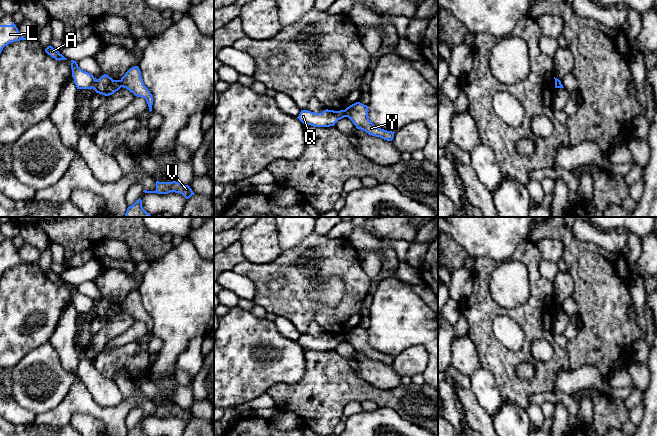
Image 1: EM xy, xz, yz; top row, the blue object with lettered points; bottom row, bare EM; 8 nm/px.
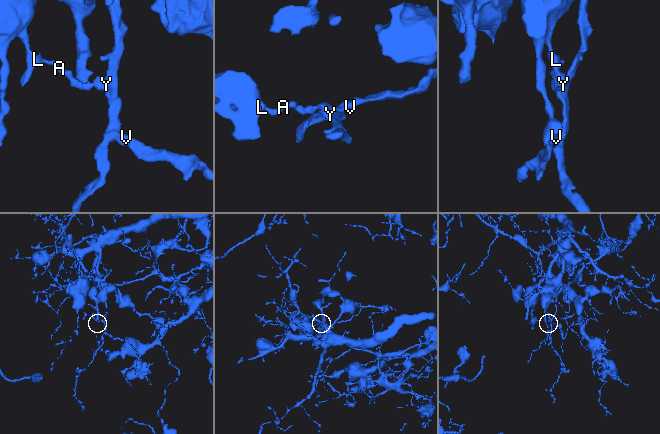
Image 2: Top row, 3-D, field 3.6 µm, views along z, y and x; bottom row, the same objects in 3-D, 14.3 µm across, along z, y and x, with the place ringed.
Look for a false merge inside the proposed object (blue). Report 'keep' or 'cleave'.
cleave

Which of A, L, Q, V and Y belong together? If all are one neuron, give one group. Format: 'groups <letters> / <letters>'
groups A L Q / V Y

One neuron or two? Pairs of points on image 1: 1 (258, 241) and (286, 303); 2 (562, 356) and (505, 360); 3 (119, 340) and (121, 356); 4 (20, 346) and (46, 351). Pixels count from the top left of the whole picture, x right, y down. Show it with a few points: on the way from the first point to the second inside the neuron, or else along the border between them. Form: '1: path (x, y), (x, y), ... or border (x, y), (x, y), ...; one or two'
1: border (282, 253), (266, 263), (252, 263), (245, 259); two
2: path (548, 374), (538, 384), (519, 384), (513, 378); one
3: border (136, 341), (113, 346), (105, 349), (98, 355); two
4: border (48, 341), (35, 347), (15, 364); two

